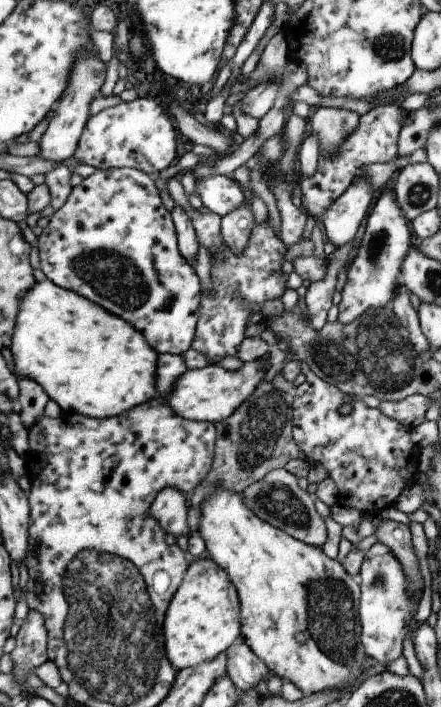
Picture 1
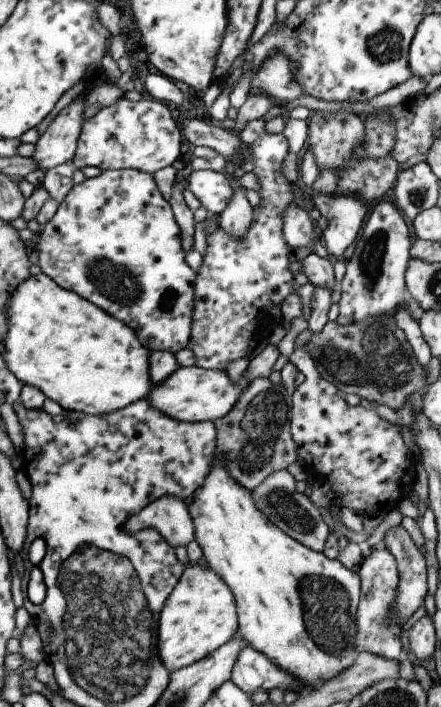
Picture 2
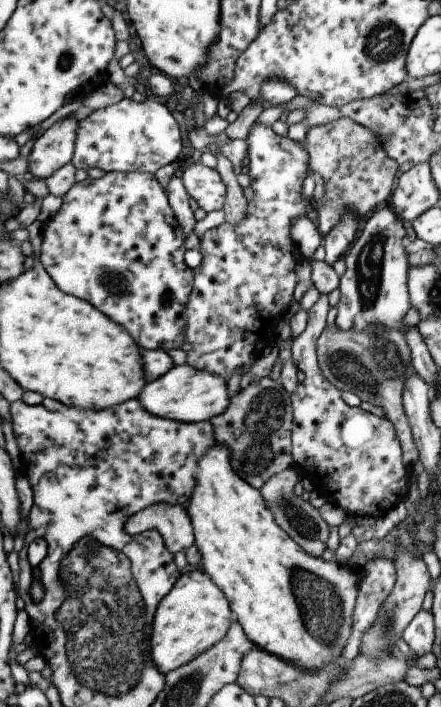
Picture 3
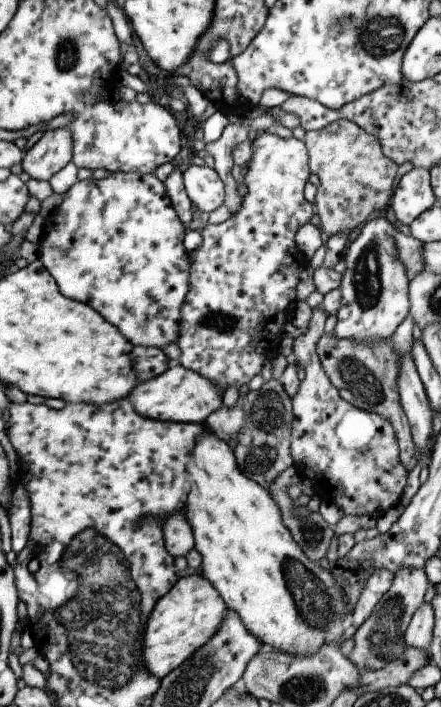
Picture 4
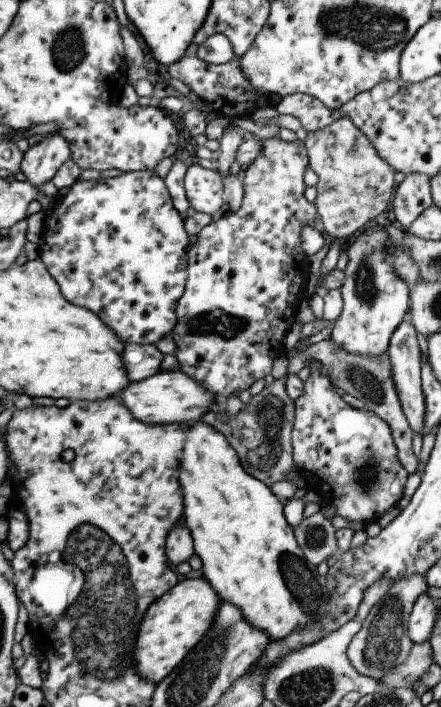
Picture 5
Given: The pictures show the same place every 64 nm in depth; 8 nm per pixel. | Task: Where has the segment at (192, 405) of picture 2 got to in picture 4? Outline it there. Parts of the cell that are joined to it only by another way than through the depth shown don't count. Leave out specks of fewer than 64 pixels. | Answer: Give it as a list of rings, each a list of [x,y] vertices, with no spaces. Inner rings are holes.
[[[180,365],[168,368],[155,378],[138,382],[127,394],[127,402],[131,402],[133,410],[143,418],[187,424],[204,423],[211,412],[223,407],[222,394],[213,382],[209,382],[207,378],[201,378],[199,374],[191,370],[185,370]]]

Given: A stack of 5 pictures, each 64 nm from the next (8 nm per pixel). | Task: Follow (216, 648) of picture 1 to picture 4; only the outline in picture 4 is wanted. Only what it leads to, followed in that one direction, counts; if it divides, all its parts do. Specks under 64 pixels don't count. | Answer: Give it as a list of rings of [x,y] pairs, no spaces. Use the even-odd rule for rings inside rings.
[[[198,572],[180,573],[175,585],[161,596],[144,623],[141,658],[143,668],[157,680],[164,678],[201,648],[221,626],[225,604],[217,590]]]

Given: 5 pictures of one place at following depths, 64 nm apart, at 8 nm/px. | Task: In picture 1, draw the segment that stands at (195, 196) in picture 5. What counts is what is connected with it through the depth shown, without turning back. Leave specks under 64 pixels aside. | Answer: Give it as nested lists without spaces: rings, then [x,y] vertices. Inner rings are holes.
[[[211,174],[201,180],[194,180],[194,184],[194,192],[201,200],[202,206],[219,217],[248,201],[245,191],[227,176]]]

